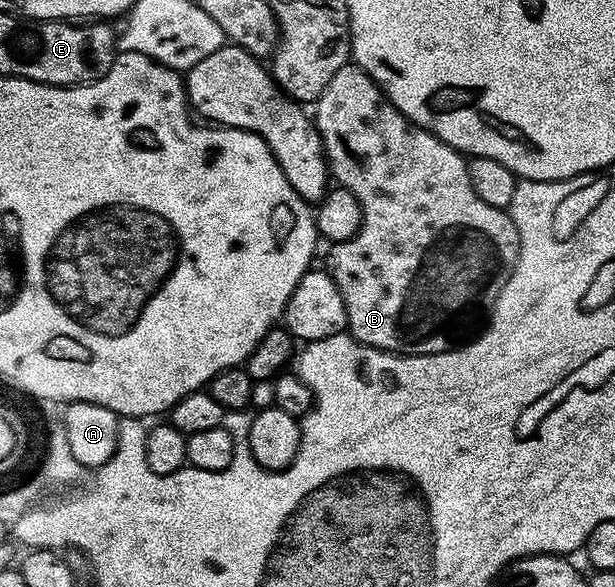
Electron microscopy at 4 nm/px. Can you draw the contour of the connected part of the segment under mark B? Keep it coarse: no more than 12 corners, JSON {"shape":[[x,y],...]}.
{"shape":[[357,64],[313,106],[362,208],[359,345],[445,353],[518,261],[467,158]]}

